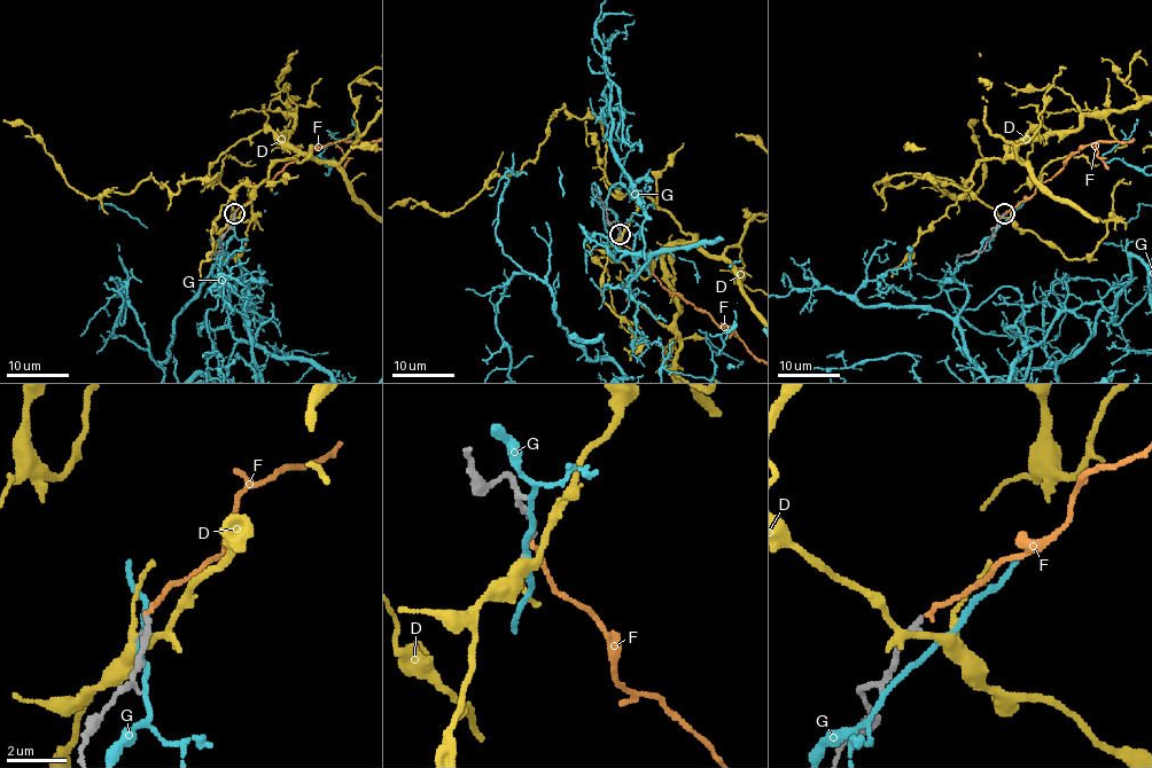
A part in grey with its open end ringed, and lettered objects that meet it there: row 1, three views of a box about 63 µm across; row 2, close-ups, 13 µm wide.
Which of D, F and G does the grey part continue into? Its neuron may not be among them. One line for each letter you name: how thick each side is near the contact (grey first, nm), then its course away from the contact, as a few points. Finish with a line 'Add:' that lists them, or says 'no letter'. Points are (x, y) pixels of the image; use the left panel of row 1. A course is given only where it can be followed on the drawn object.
F: 130 nm thick on the grey side, 150 nm on the other
Add: F

